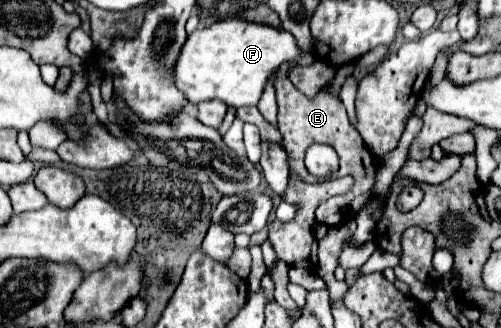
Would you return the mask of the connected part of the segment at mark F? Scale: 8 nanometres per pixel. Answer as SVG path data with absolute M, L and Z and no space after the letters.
M227 18L211 22L209 26L199 26L185 42L181 56L175 64L175 84L185 92L191 104L201 100L219 98L227 106L257 106L265 84L281 62L291 62L298 66L312 64L315 57L303 52L292 34L283 28L253 24L239 18Z

